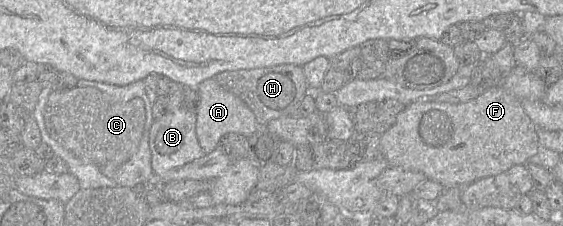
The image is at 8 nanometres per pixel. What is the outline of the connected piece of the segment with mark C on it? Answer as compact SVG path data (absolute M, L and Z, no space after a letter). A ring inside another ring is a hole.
M76 86L68 90L52 90L44 107L43 118L49 136L83 162L97 166L120 166L138 150L146 111L140 98L113 102L96 88Z

